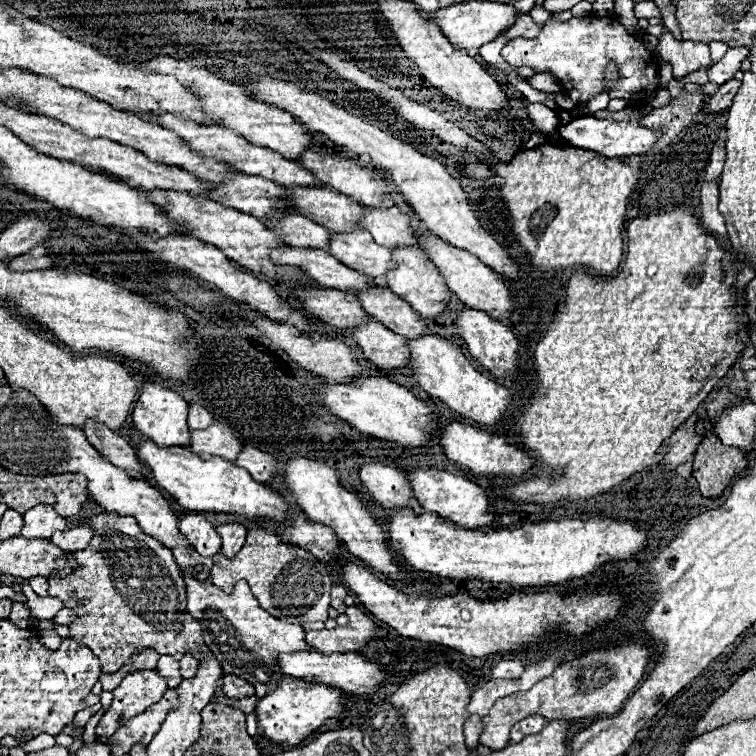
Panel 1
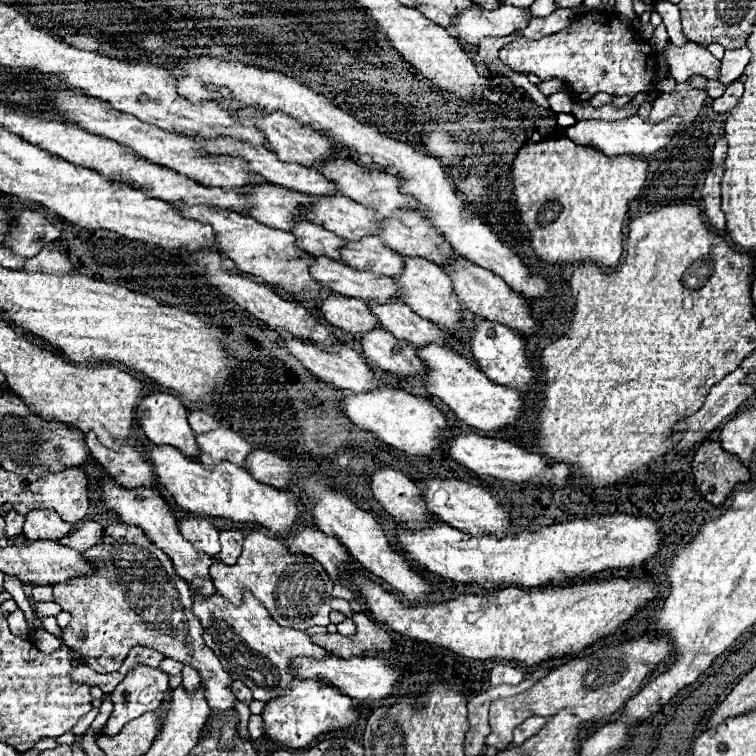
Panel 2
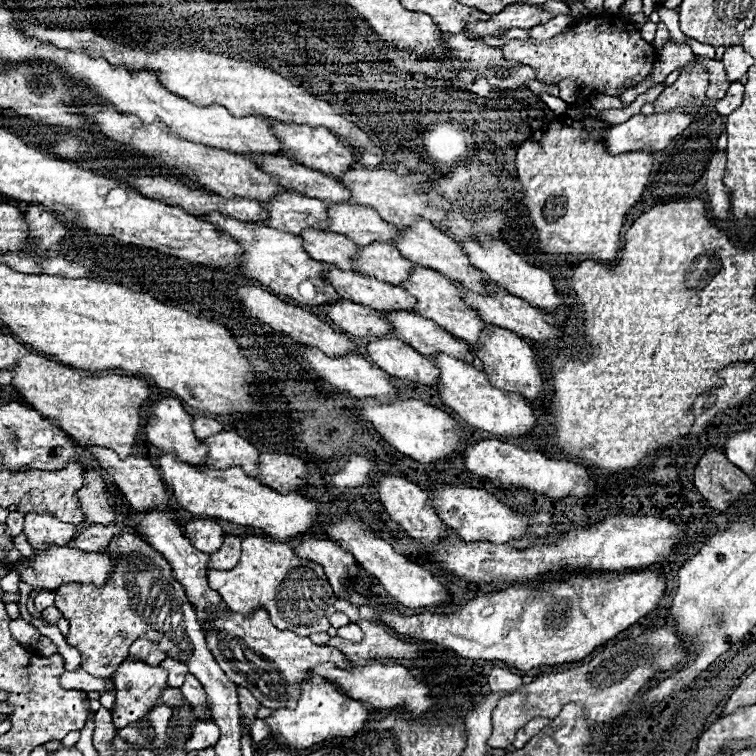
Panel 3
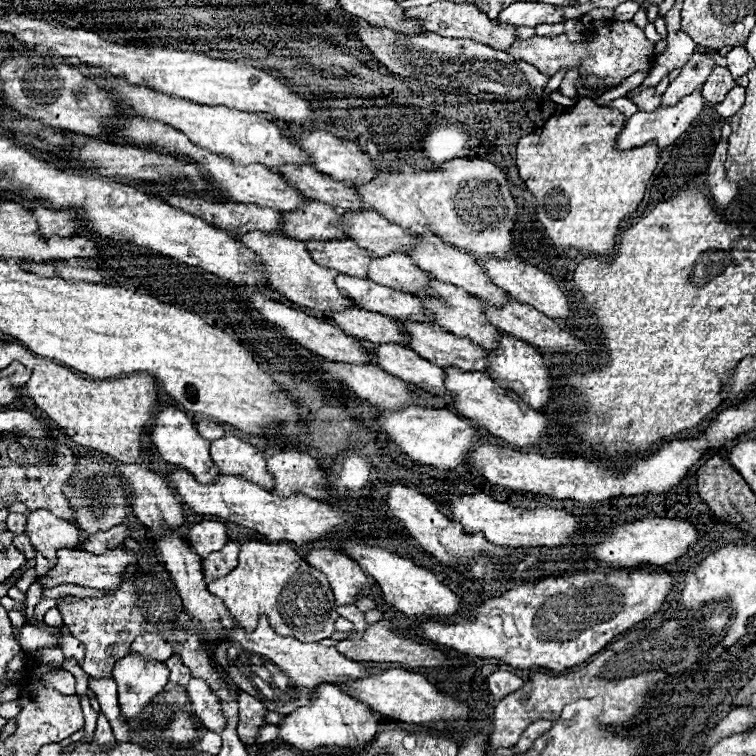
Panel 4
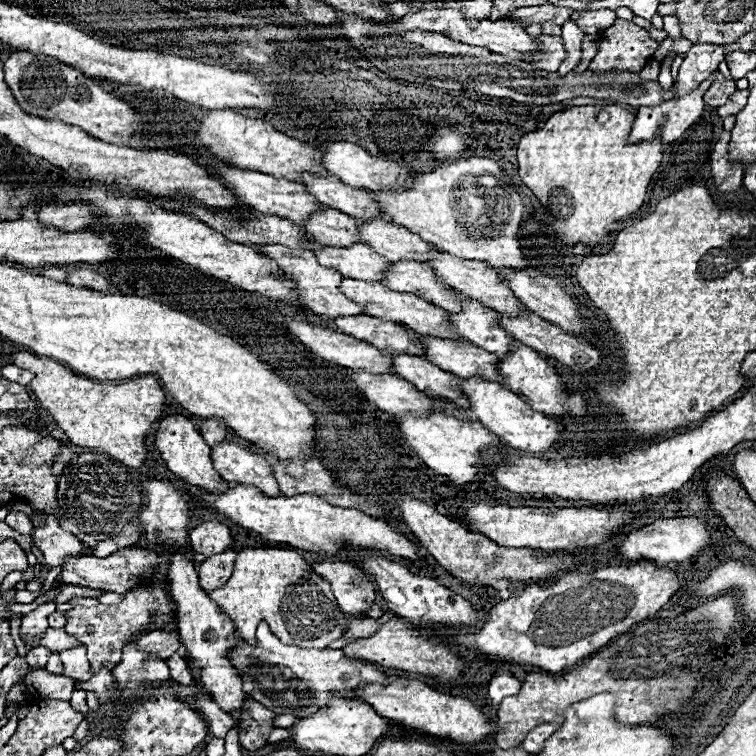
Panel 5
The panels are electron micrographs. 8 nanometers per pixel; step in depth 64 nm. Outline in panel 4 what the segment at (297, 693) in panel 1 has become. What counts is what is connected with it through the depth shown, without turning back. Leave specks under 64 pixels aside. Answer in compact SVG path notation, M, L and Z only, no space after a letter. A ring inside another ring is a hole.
M320 684L316 686L316 692L306 706L300 706L292 714L286 714L276 726L280 730L278 736L298 750L314 750L320 746L342 746L356 750L364 748L376 734L378 714L374 714L368 704L352 700L348 694L340 692L338 686Z

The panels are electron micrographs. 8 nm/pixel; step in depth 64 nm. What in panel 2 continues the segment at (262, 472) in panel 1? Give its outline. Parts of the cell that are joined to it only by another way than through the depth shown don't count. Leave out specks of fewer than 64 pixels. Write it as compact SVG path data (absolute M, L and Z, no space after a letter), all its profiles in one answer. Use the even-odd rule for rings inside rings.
M252 450L244 464L246 470L254 476L254 480L274 488L284 488L294 476L294 466L296 466L294 462L284 460L266 450Z

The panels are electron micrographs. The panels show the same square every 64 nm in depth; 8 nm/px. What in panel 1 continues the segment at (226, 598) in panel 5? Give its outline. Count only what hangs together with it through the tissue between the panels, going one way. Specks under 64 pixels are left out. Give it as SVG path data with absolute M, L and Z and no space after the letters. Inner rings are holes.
M252 528L248 530L242 550L234 558L226 558L222 552L212 556L214 566L210 578L218 588L232 588L236 580L246 580L258 598L258 602L280 618L304 616L308 622L326 622L330 608L332 580L328 568L312 556L308 550L282 542L276 534Z

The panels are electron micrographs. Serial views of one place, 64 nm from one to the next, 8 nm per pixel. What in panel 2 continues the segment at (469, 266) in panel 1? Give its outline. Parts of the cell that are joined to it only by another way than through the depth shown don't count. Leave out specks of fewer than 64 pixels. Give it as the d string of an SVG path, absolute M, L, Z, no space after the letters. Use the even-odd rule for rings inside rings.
M454 256L446 266L444 266L446 274L452 278L452 288L458 294L460 302L464 304L466 310L470 310L472 314L480 314L492 322L500 322L508 328L514 328L518 332L536 332L538 330L538 322L530 316L530 310L526 306L526 302L514 292L510 290L504 280L496 274L492 274L490 270L470 262L464 256Z

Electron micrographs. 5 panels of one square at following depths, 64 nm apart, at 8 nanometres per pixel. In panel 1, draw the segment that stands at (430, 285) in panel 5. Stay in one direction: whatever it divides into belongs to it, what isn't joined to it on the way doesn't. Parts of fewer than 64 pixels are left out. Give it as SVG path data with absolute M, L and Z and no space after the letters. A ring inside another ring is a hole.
M356 228L354 232L330 232L328 248L336 260L372 278L384 276L384 272L392 268L390 250L376 244L362 228Z

